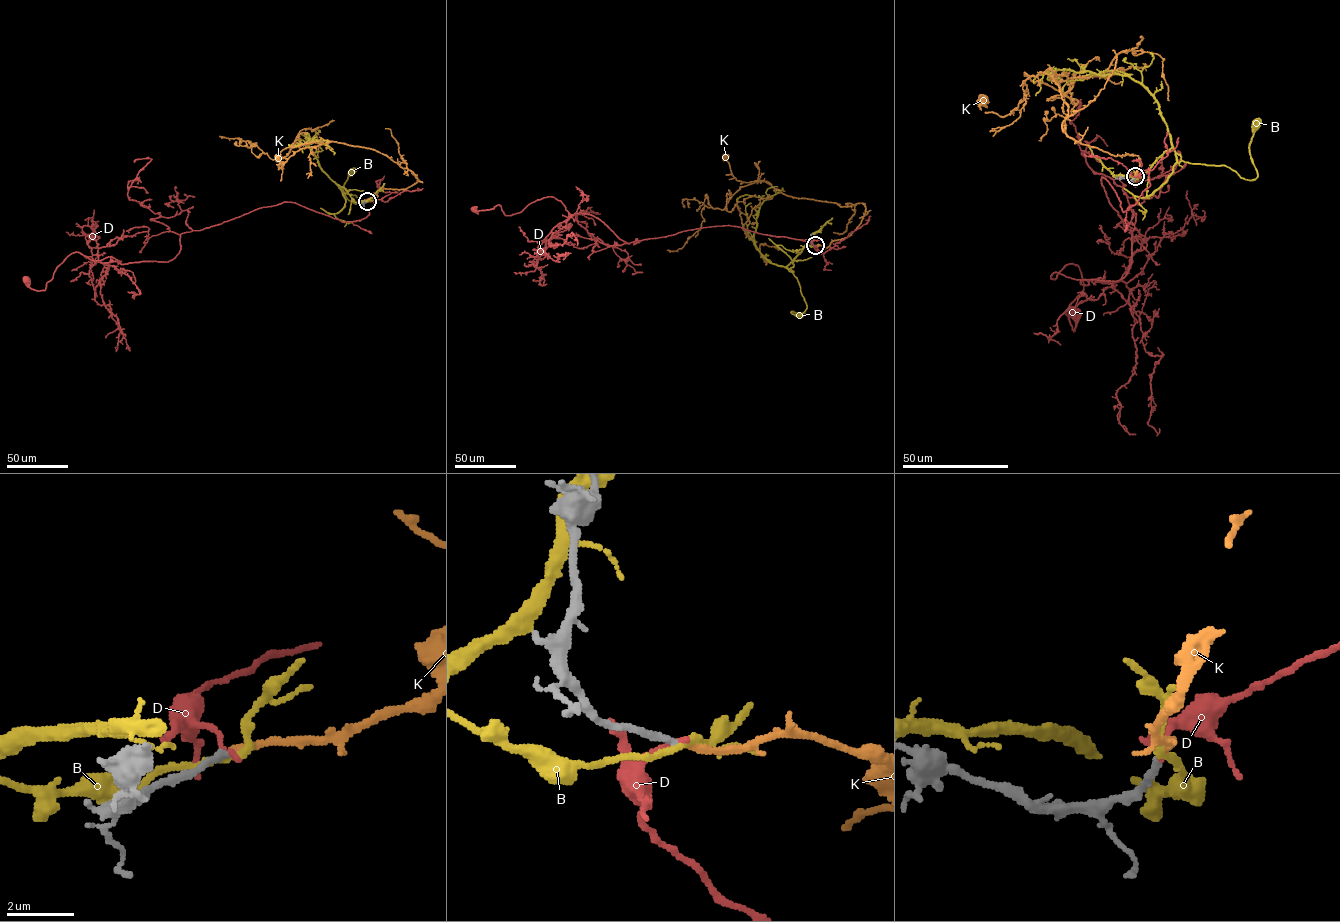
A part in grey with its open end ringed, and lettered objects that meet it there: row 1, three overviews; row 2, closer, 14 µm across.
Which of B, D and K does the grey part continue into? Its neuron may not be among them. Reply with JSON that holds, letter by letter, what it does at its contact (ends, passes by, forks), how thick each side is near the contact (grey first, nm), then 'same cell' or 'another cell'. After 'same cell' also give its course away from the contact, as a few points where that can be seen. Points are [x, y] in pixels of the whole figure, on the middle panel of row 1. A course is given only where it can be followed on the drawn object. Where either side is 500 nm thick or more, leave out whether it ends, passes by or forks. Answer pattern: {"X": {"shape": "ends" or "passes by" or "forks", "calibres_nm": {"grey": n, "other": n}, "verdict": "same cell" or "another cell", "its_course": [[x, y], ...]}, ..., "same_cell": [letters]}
{"B": {"shape": "passes by", "calibres_nm": {"grey": 220, "other": 220}, "verdict": "another cell"}, "D": {"shape": "ends", "calibres_nm": {"grey": 220, "other": 170}, "verdict": "another cell"}, "K": {"shape": "ends", "calibres_nm": {"grey": 220, "other": 190}, "verdict": "same cell", "its_course": [[815, 245], [827, 248], [848, 237], [865, 207], [788, 196], [763, 180], [737, 181], [725, 156]]}, "same_cell": ["K"]}

